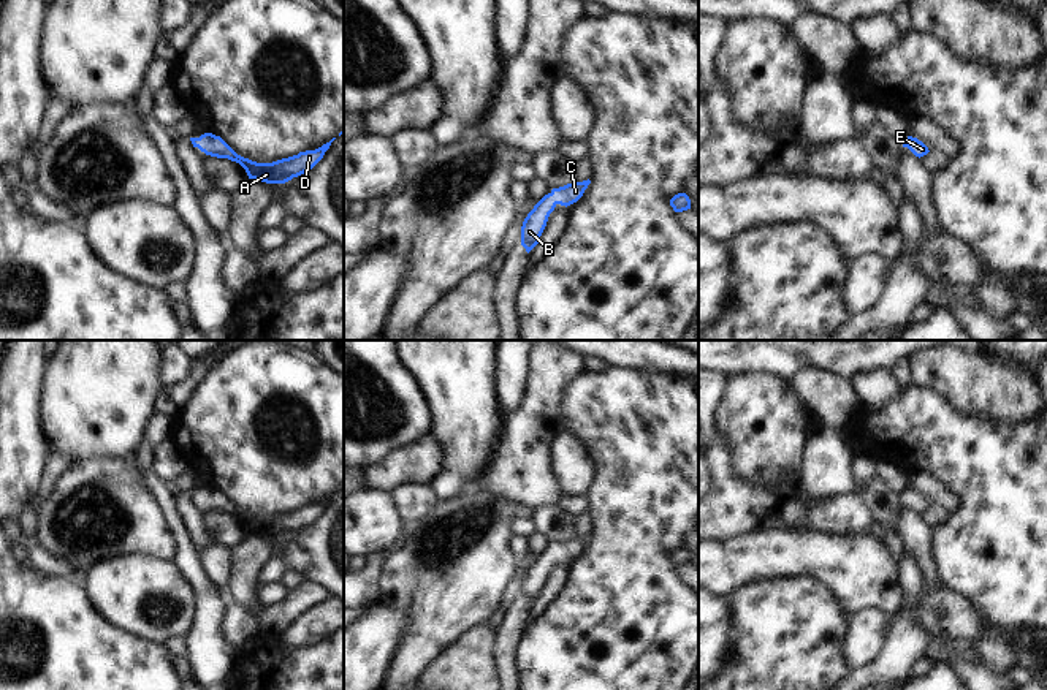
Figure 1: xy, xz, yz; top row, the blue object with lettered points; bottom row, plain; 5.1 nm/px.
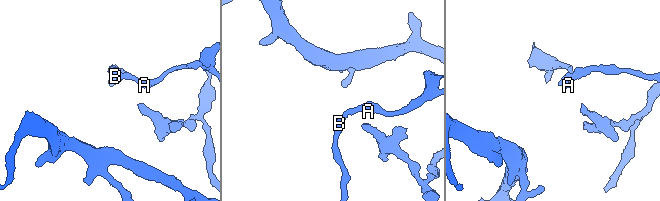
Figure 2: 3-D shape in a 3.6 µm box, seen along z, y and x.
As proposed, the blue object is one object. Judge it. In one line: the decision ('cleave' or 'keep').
keep

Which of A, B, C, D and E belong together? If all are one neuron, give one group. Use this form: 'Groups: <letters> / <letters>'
Groups: A B C D E.

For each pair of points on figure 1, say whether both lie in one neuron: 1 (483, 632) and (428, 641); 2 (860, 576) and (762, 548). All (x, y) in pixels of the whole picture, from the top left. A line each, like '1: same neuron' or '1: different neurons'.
1: different neurons
2: same neuron

